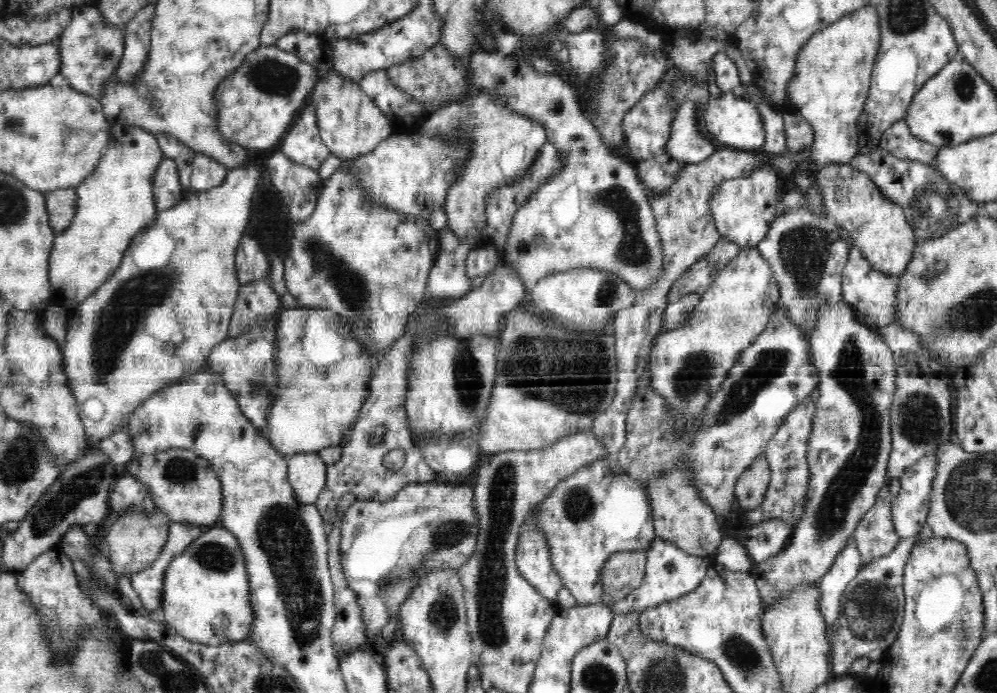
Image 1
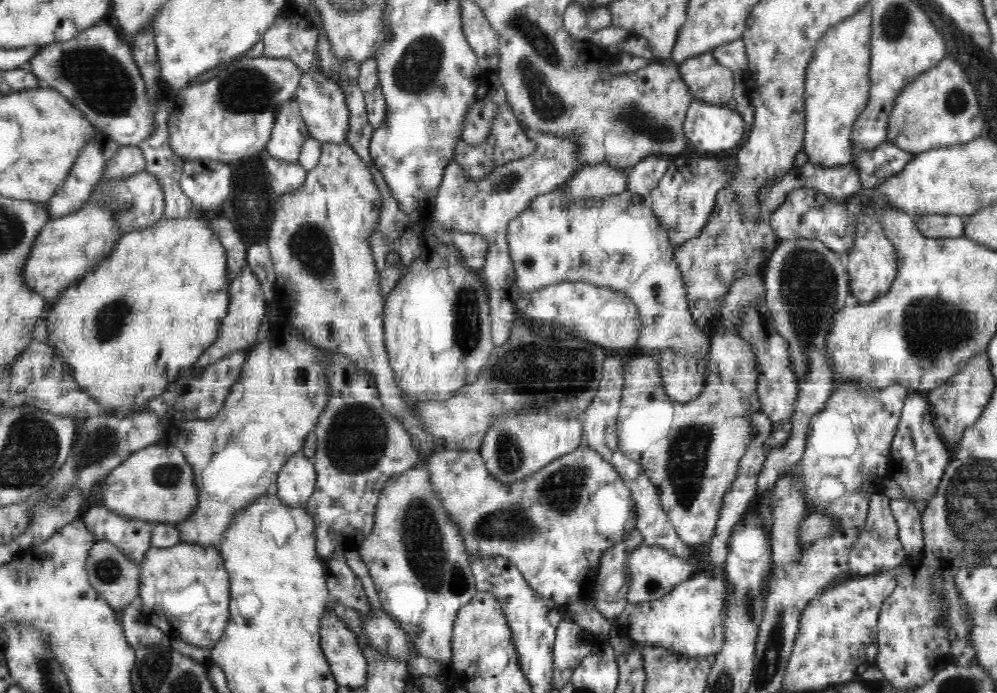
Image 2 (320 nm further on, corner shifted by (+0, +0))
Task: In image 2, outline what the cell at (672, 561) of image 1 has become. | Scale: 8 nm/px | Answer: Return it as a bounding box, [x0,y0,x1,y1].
[626,546,692,605]

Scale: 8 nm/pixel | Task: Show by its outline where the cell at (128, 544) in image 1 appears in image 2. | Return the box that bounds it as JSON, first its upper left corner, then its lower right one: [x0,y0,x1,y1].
[86,541,140,611]

